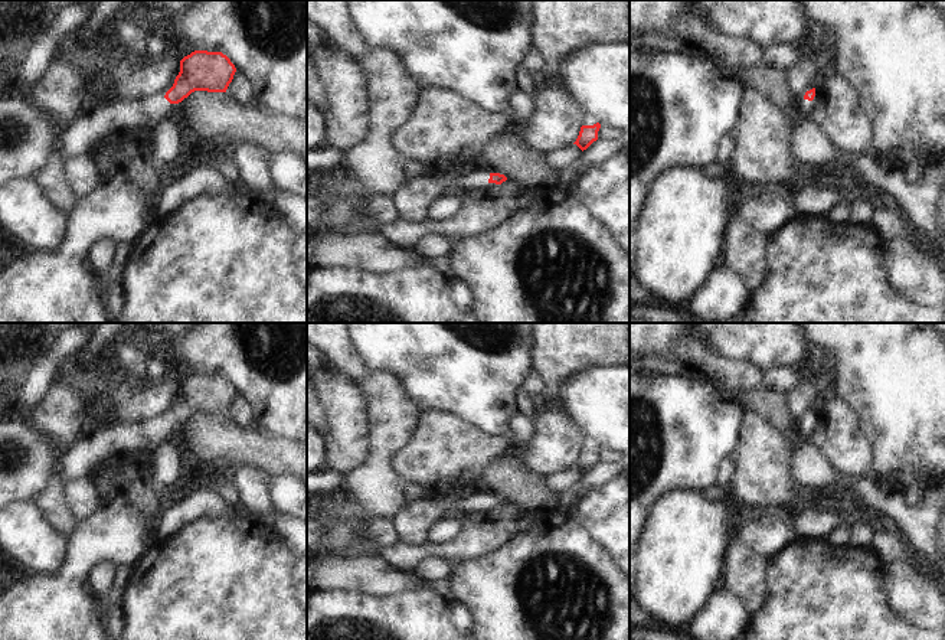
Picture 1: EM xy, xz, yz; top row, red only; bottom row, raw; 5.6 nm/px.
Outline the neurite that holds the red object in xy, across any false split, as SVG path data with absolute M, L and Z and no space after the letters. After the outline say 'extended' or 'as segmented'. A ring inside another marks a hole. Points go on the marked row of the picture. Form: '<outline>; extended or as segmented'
M194 50L180 61L180 72L174 79L173 86L161 95L151 95L137 101L114 101L99 104L68 127L61 130L58 135L58 151L63 160L76 156L91 154L94 146L105 135L124 133L127 130L153 130L170 111L173 104L182 102L194 91L226 92L236 72L235 65L222 52Z; extended

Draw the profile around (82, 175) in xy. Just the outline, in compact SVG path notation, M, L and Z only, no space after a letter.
M91 154L65 160L65 176L78 199L86 196L101 182L99 169Z

